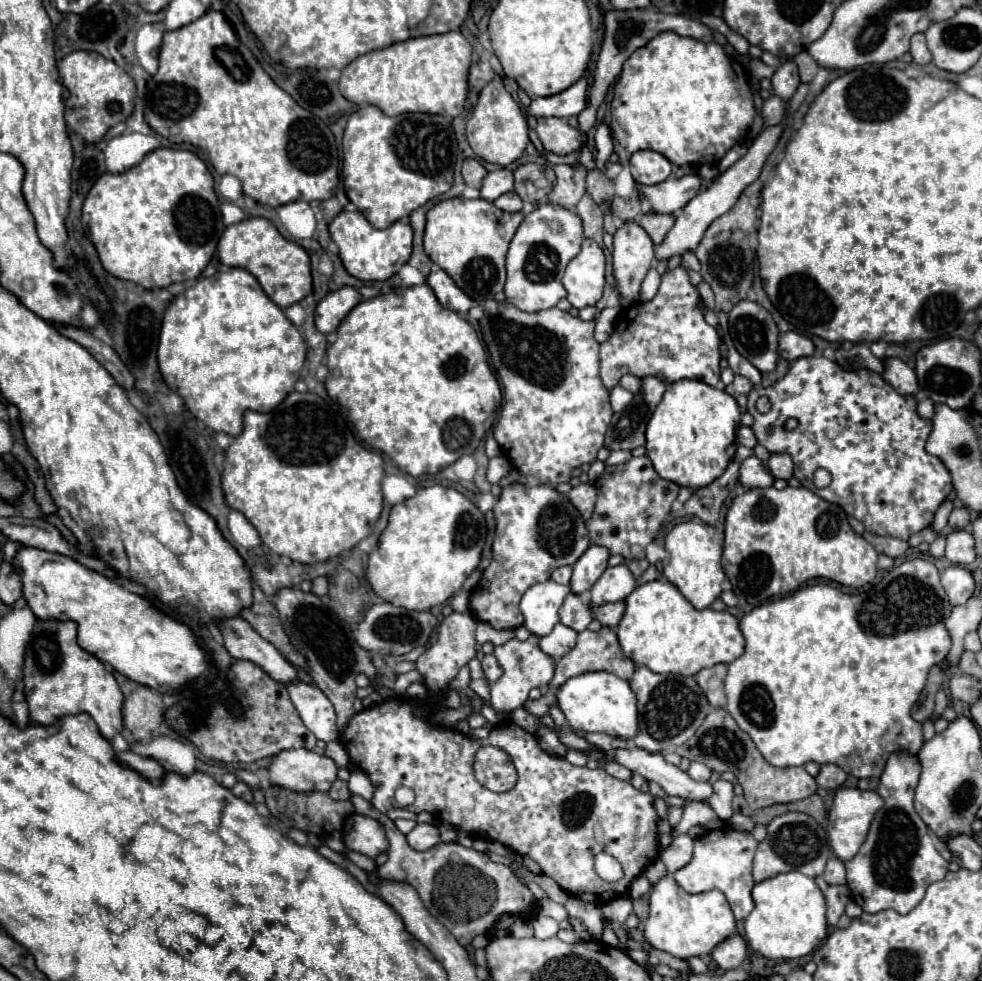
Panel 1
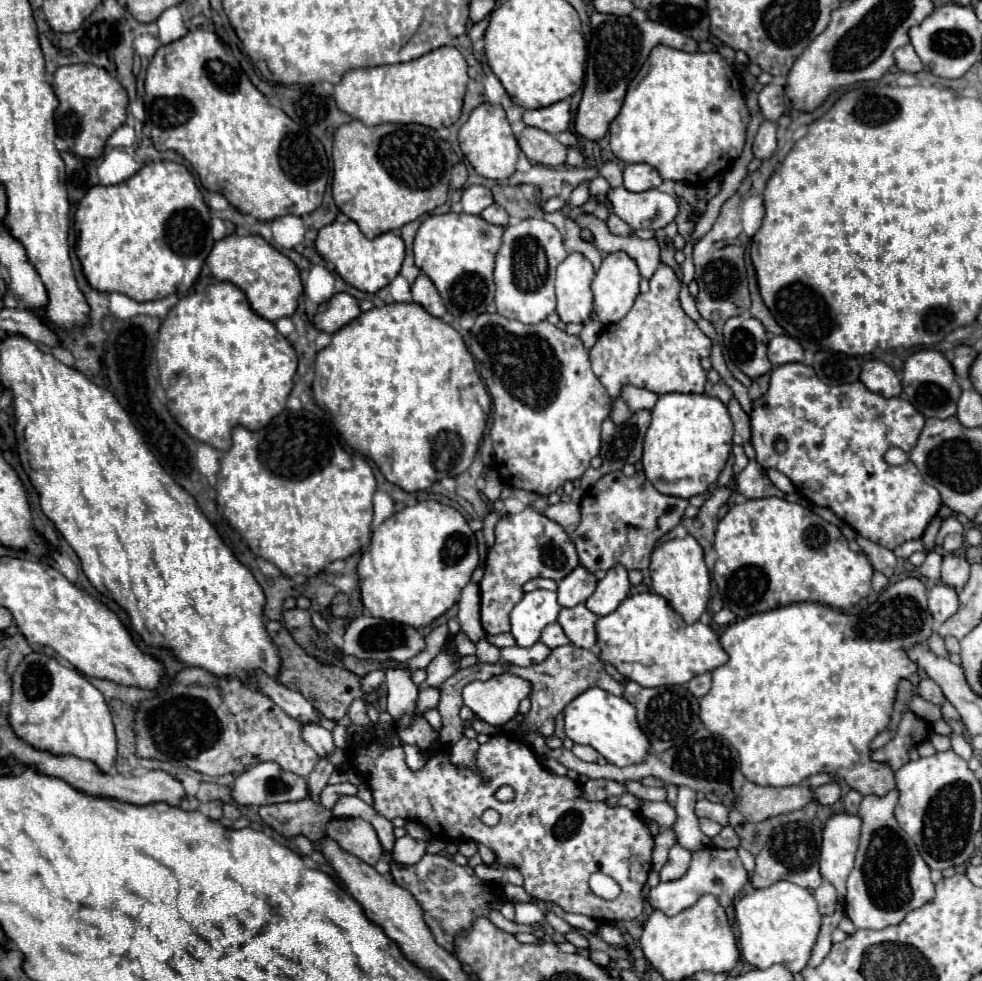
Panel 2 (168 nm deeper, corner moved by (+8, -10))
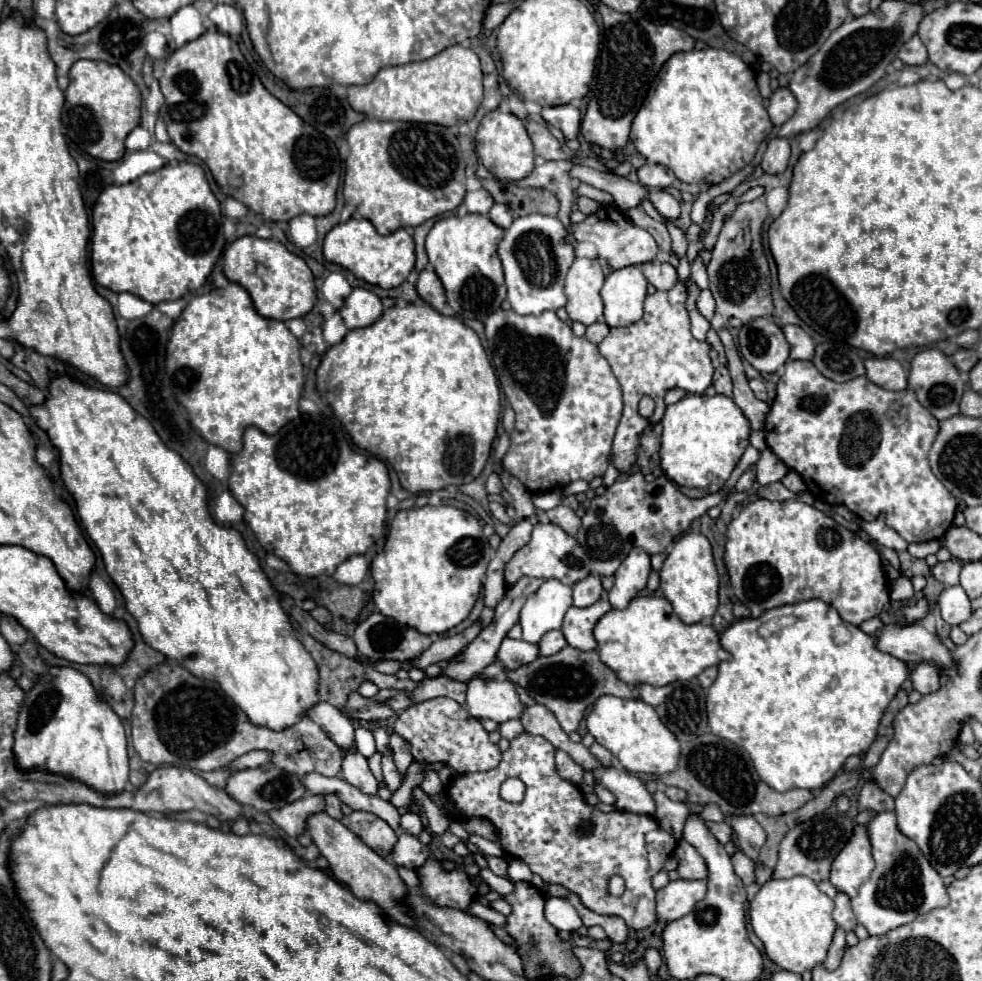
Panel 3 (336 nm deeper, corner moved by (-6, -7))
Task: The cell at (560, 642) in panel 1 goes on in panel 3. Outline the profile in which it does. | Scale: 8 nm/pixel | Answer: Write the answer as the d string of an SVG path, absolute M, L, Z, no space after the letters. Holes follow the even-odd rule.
M509 636L503 638L499 654L497 654L497 660L503 664L503 668L509 668L509 670L515 670L523 664L529 664L535 658L539 658L539 646L537 644L513 640Z

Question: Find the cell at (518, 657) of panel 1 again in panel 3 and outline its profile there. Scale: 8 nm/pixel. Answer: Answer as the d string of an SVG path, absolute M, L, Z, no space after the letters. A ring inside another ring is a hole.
M475 678L469 682L465 708L473 718L491 718L497 724L511 718L521 718L525 710L513 682L483 678Z

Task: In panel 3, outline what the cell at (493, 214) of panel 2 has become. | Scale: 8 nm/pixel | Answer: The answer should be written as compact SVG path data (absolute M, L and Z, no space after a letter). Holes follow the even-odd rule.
M495 204L495 206L489 210L489 218L491 218L497 226L501 226L501 228L507 230L507 228L511 226L515 214L513 214L513 210L511 210L507 204Z

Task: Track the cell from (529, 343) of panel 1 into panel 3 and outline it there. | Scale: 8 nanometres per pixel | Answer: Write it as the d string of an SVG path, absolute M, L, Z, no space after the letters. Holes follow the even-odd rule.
M495 310L485 320L485 338L499 384L515 412L517 424L511 432L509 452L503 468L523 482L529 492L565 488L575 480L591 482L603 476L609 464L609 452L617 424L621 420L621 390L609 362L599 354L597 344L573 334L571 326L557 318L555 312L539 316L521 316L515 310Z

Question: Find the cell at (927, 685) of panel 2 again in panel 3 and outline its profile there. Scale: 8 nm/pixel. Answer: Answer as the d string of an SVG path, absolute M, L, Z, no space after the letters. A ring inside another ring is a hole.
M919 664L911 672L911 680L913 680L913 688L917 692L921 692L921 694L933 694L933 692L937 692L941 688L939 672L931 664Z

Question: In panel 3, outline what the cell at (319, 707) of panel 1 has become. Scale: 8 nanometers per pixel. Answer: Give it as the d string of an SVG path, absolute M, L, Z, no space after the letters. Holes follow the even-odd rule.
M345 748L341 752L343 752L343 768L341 768L343 778L367 794L377 794L379 786L367 766L367 758L357 748Z

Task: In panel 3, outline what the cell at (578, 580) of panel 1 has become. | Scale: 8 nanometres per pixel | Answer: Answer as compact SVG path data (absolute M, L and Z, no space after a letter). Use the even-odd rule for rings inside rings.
M589 574L587 578L583 578L583 580L579 580L579 582L573 584L573 604L579 606L579 608L591 606L591 604L597 602L603 594L605 594L605 590L603 590L603 586L601 586L599 576Z

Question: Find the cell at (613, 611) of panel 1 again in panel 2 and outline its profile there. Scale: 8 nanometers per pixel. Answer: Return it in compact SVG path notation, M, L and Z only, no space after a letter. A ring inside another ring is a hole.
M583 603L571 609L561 609L557 623L561 625L563 633L569 637L569 641L577 647L583 649L591 649L597 643L597 635L595 635L595 623L597 623L597 615L593 611L589 611Z

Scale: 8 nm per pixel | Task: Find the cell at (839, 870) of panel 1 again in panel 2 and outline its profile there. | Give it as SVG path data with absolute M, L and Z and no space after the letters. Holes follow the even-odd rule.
M823 881L823 885L819 889L815 889L815 901L819 903L819 913L821 915L829 915L835 911L837 907L837 895L833 885L829 885L829 881Z

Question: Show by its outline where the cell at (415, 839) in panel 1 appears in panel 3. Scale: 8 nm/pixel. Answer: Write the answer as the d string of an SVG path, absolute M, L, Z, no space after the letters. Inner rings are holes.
M403 832L393 848L391 858L397 866L405 866L405 868L415 870L429 858L429 848L417 836Z

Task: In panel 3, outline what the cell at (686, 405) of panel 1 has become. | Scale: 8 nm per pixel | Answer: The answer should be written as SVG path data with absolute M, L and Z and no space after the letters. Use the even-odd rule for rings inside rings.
M687 394L677 404L667 406L661 426L661 470L689 498L703 498L721 490L749 446L747 418L733 398L721 394Z

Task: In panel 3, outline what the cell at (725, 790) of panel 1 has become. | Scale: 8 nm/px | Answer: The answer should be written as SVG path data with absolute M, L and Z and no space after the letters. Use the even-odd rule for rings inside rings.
M709 822L707 826L709 826L709 830L713 832L713 836L715 836L721 844L729 842L731 836L733 836L733 830L731 830L731 826L729 826L727 822Z

